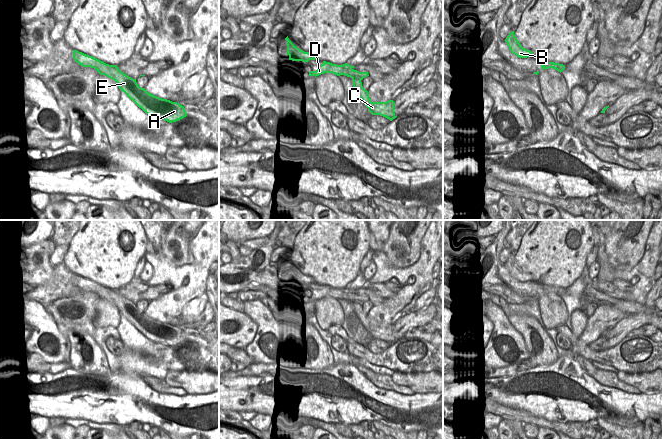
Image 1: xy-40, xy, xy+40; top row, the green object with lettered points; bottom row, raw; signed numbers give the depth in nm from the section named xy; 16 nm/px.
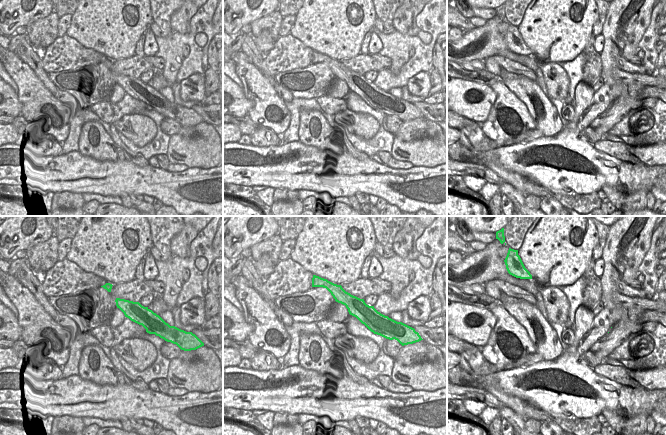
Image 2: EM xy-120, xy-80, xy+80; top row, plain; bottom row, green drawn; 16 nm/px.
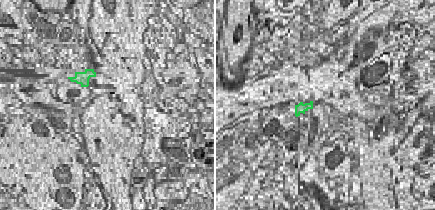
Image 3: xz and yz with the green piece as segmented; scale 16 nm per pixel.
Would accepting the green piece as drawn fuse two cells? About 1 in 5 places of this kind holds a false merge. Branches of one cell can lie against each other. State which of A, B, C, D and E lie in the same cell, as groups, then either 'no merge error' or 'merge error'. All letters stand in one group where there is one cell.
A B C D E | no merge error

